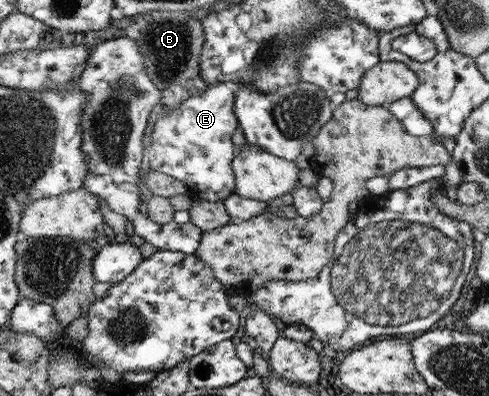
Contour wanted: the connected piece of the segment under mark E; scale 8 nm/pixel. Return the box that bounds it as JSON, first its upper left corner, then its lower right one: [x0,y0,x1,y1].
[149,83,240,202]

